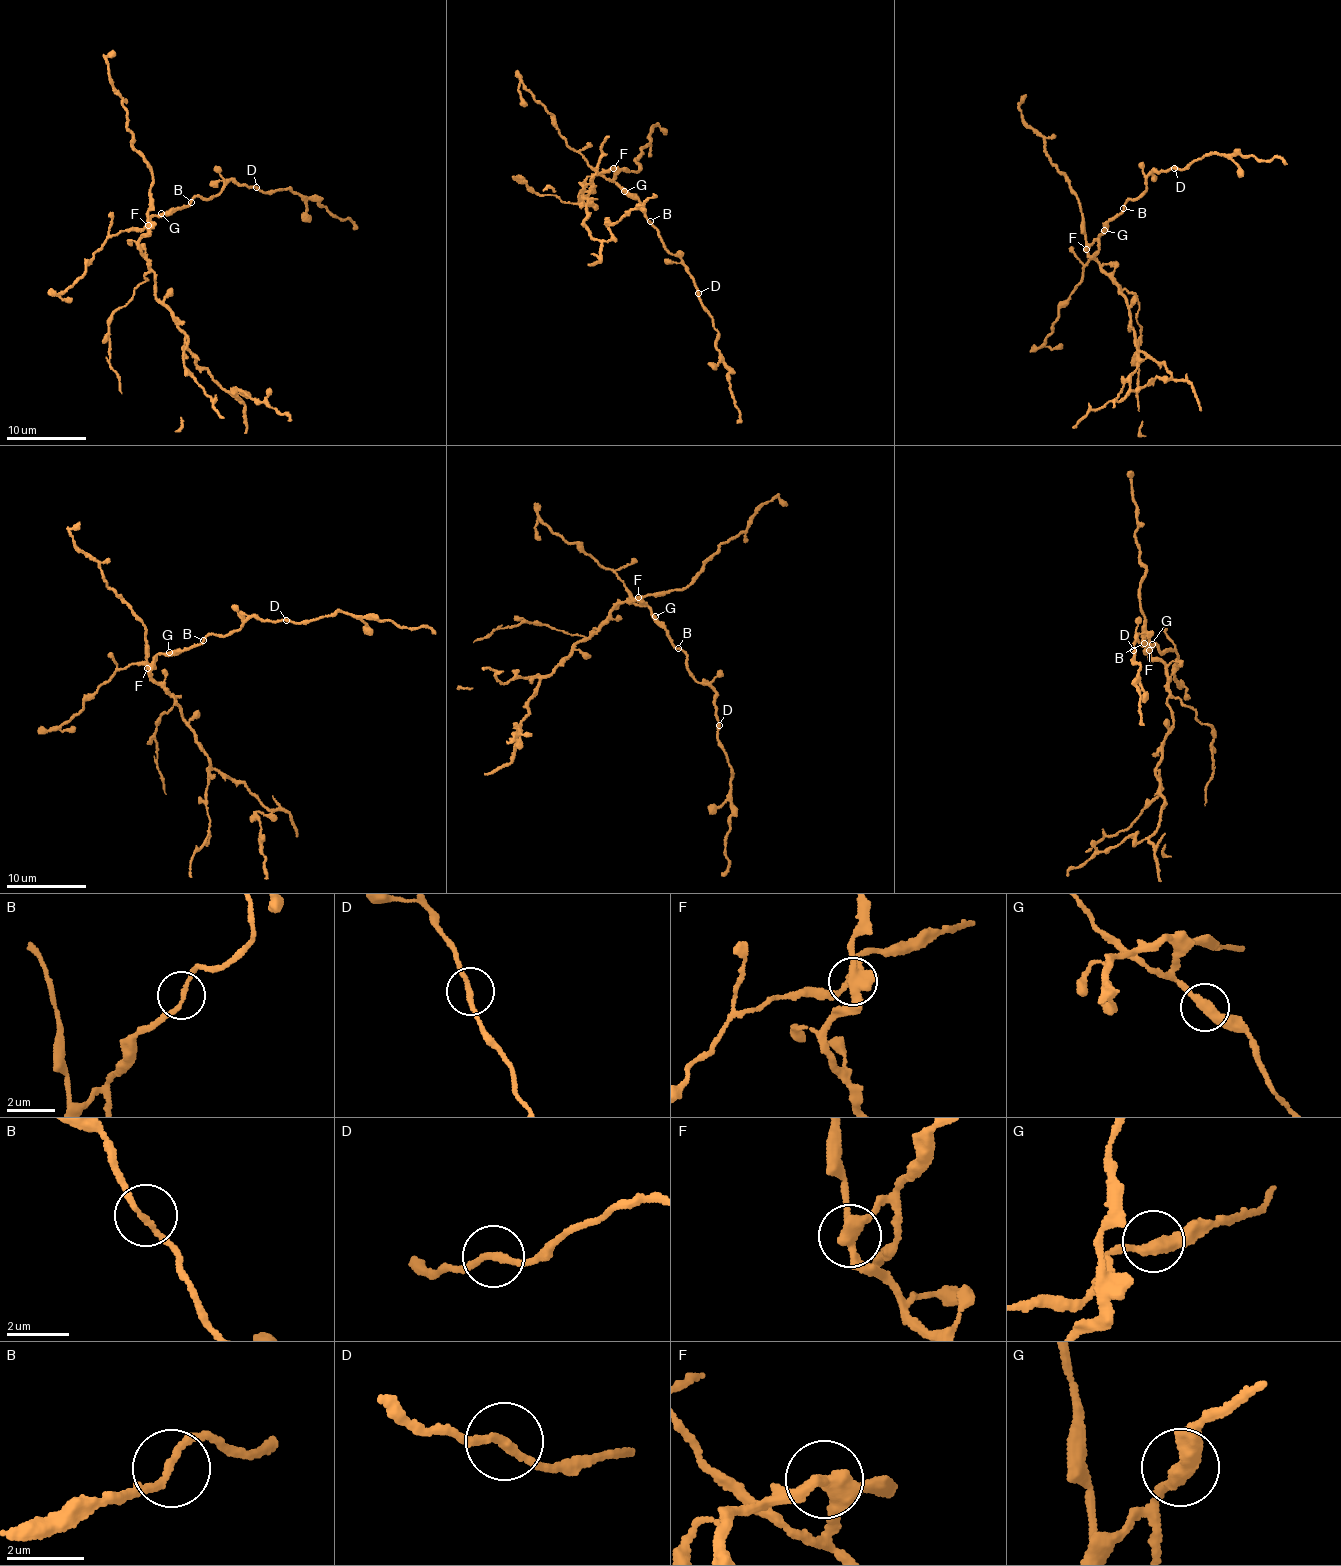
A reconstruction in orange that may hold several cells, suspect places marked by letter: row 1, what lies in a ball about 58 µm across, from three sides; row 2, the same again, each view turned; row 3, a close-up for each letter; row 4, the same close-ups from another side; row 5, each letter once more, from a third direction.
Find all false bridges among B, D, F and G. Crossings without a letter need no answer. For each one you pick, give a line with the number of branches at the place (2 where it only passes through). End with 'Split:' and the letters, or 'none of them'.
D: Branches: 2
F: Branches: 3
Split: D, F

